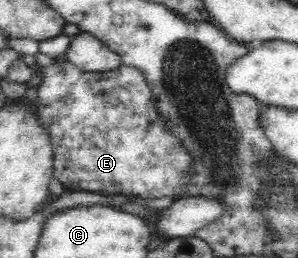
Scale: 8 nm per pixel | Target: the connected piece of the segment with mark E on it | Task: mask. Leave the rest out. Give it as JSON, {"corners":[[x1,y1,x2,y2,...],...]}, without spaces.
{"corners":[[68,60,37,70,42,78,37,85,35,108,40,121,46,123,54,147,56,180,70,190,130,194,144,199,181,196,190,182,194,159,158,113,154,94,141,70,122,63,114,70,86,72]]}

